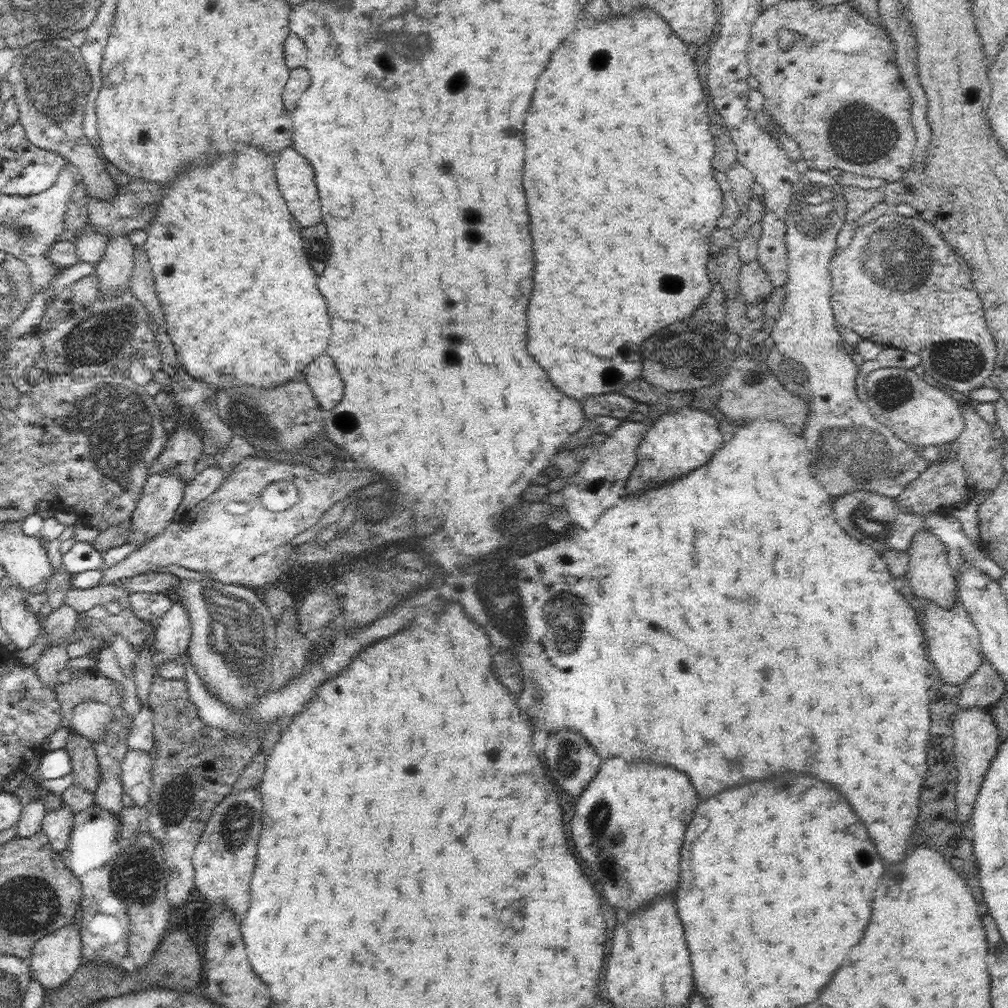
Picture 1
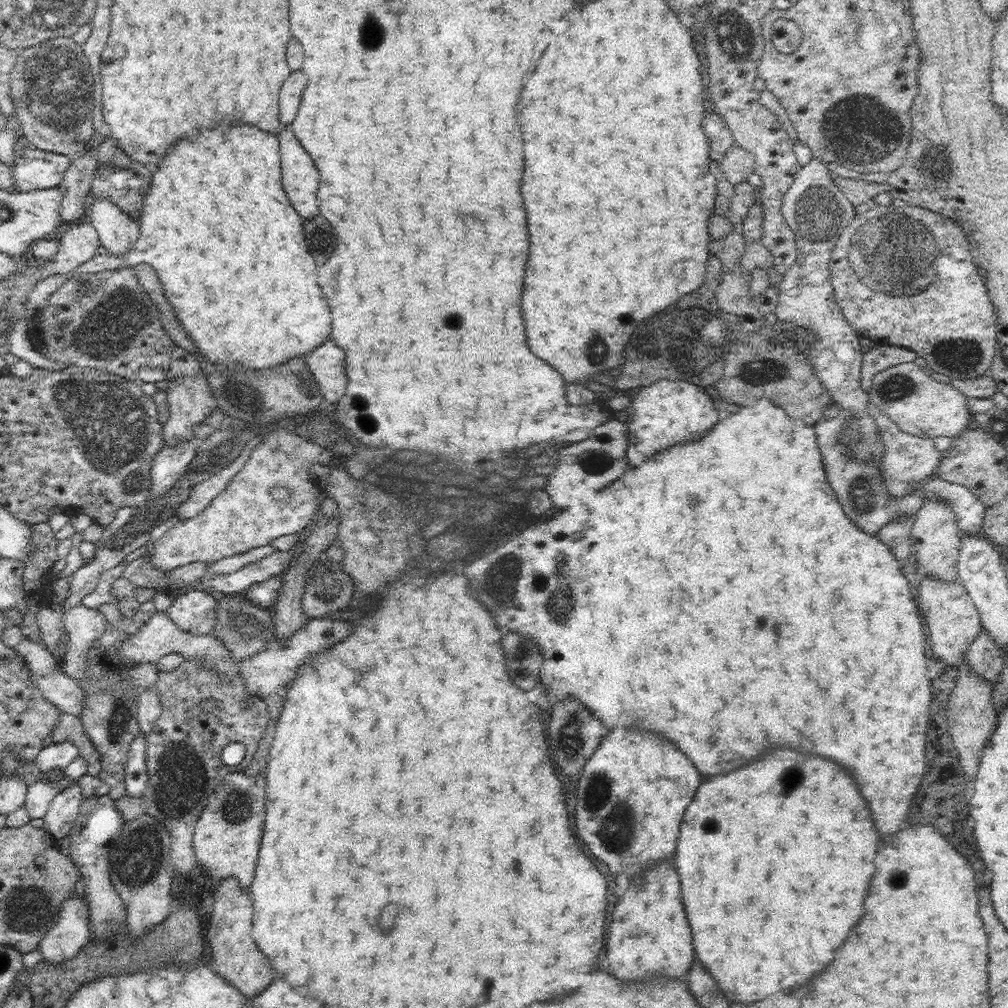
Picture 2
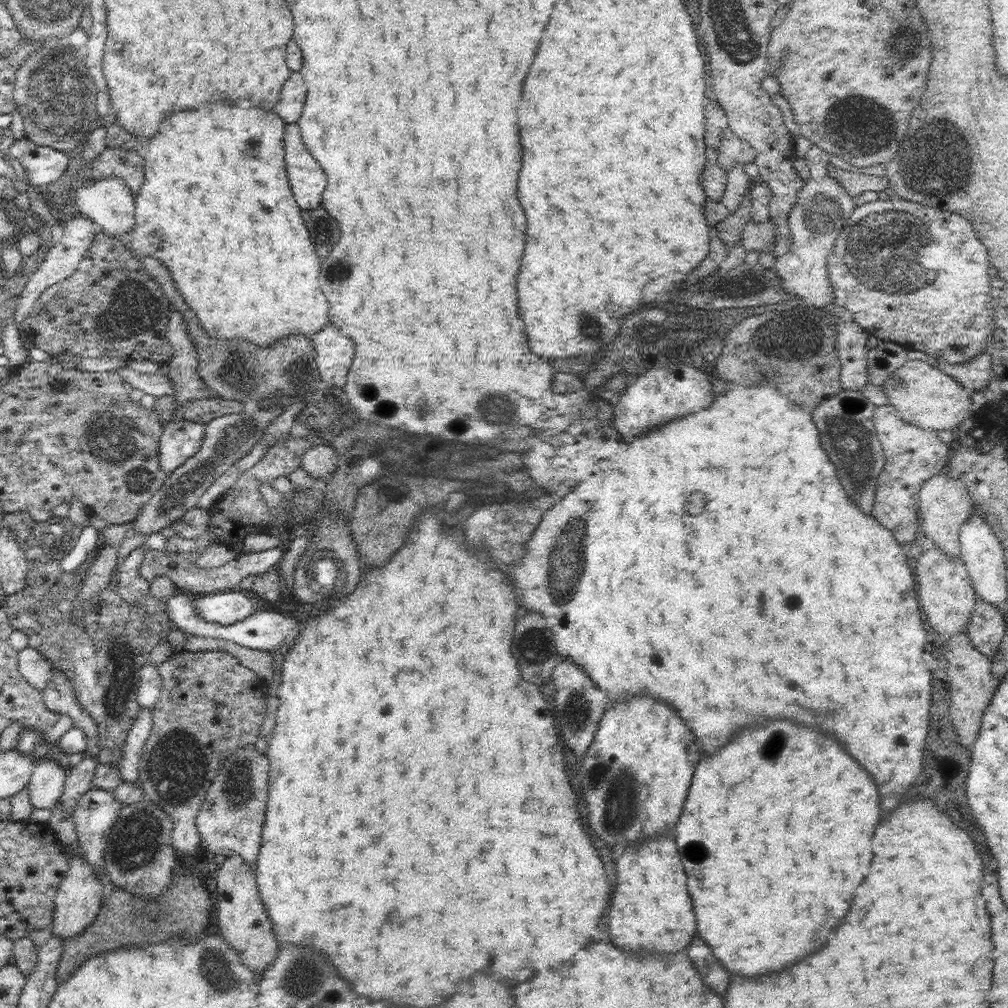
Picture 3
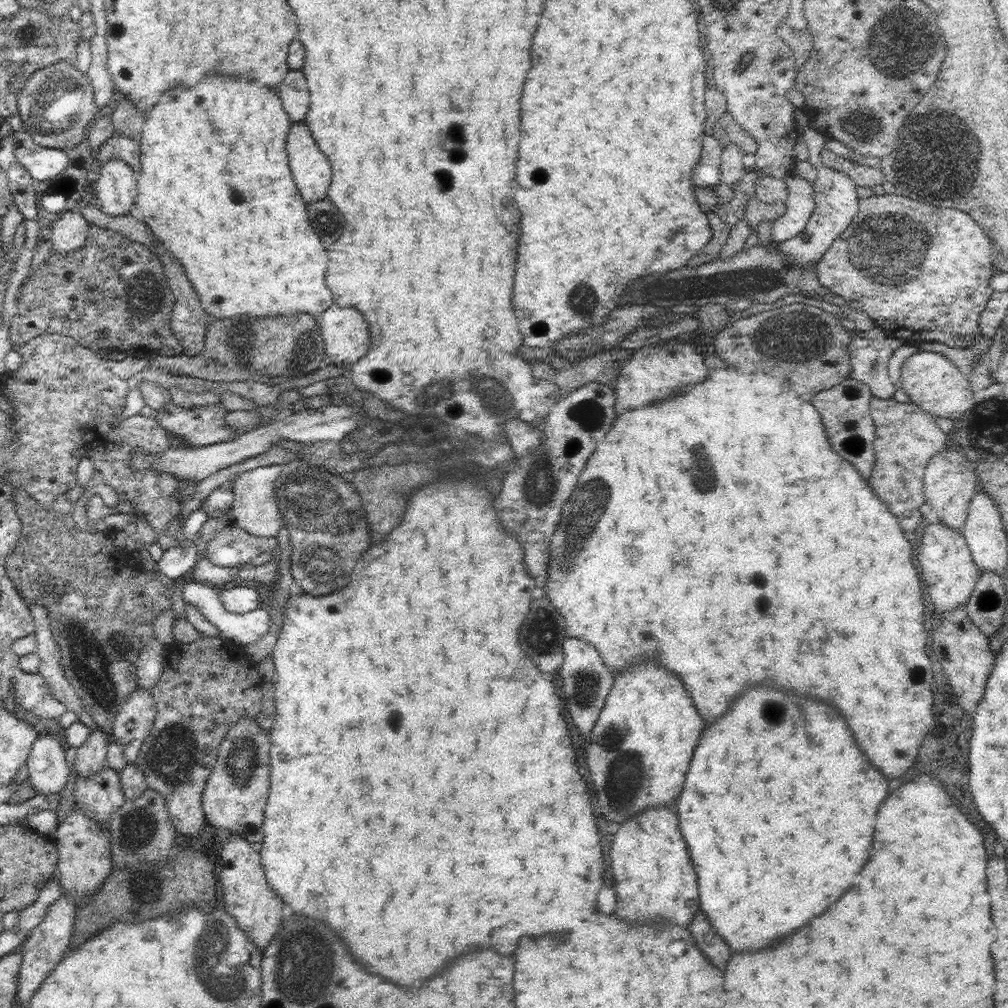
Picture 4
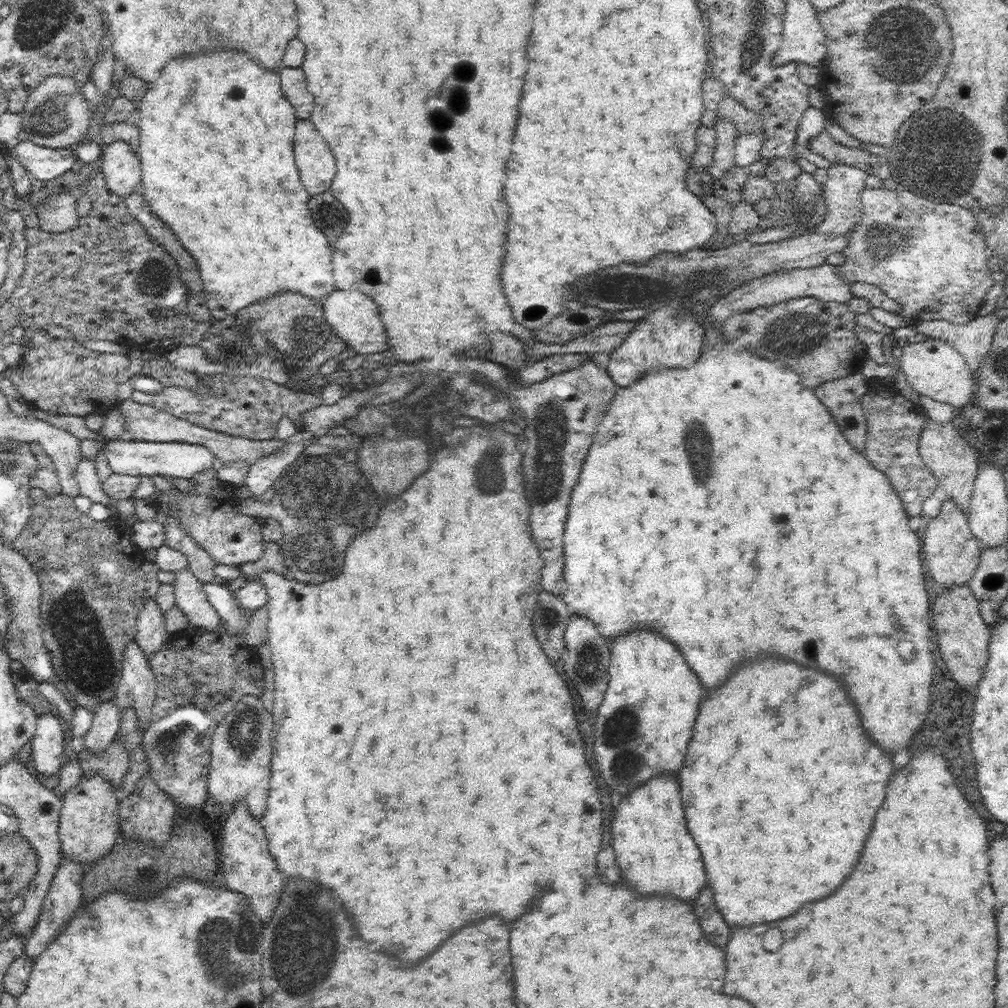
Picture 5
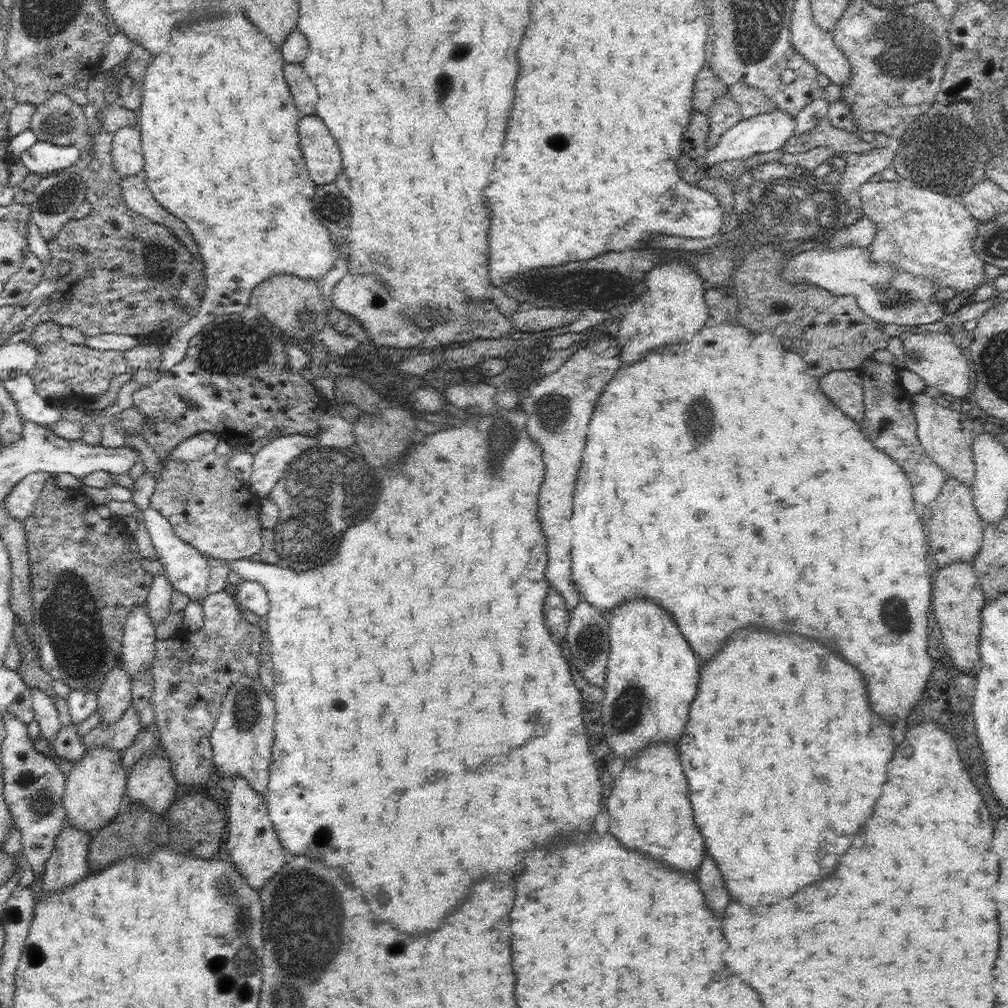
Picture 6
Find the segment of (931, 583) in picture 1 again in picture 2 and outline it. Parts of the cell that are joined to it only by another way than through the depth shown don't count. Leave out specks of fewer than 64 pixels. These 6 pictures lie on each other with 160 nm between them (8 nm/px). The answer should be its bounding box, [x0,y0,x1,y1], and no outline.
[909,498,961,582]

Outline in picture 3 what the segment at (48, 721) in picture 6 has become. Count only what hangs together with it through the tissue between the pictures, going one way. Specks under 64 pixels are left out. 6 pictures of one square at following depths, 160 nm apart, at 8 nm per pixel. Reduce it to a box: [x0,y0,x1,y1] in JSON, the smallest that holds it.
[28,758,66,809]

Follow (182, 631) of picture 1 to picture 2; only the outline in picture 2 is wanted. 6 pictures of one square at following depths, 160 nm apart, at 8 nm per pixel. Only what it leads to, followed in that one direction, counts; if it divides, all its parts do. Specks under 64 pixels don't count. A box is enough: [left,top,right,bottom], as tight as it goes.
[167,589,219,636]

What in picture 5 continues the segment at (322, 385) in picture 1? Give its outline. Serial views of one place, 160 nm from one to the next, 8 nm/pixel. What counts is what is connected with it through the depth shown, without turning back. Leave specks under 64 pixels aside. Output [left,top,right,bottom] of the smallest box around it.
[323,287,388,354]

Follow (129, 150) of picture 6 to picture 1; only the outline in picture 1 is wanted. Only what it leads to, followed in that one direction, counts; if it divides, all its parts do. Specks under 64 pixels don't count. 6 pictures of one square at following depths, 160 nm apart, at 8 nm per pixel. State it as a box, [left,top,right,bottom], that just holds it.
[93,235,134,299]

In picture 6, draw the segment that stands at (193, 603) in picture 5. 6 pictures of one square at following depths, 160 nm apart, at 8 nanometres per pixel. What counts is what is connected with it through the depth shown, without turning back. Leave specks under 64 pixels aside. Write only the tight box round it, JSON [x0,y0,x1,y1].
[143,505,210,604]

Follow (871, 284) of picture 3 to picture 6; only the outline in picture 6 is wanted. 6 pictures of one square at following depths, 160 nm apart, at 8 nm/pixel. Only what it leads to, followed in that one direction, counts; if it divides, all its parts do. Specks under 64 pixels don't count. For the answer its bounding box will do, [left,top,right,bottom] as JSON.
[859,178,985,296]

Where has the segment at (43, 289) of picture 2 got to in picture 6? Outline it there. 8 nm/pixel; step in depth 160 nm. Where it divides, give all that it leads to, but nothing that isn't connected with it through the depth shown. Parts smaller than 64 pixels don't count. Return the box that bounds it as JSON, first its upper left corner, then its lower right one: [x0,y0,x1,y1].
[139,10,337,372]

